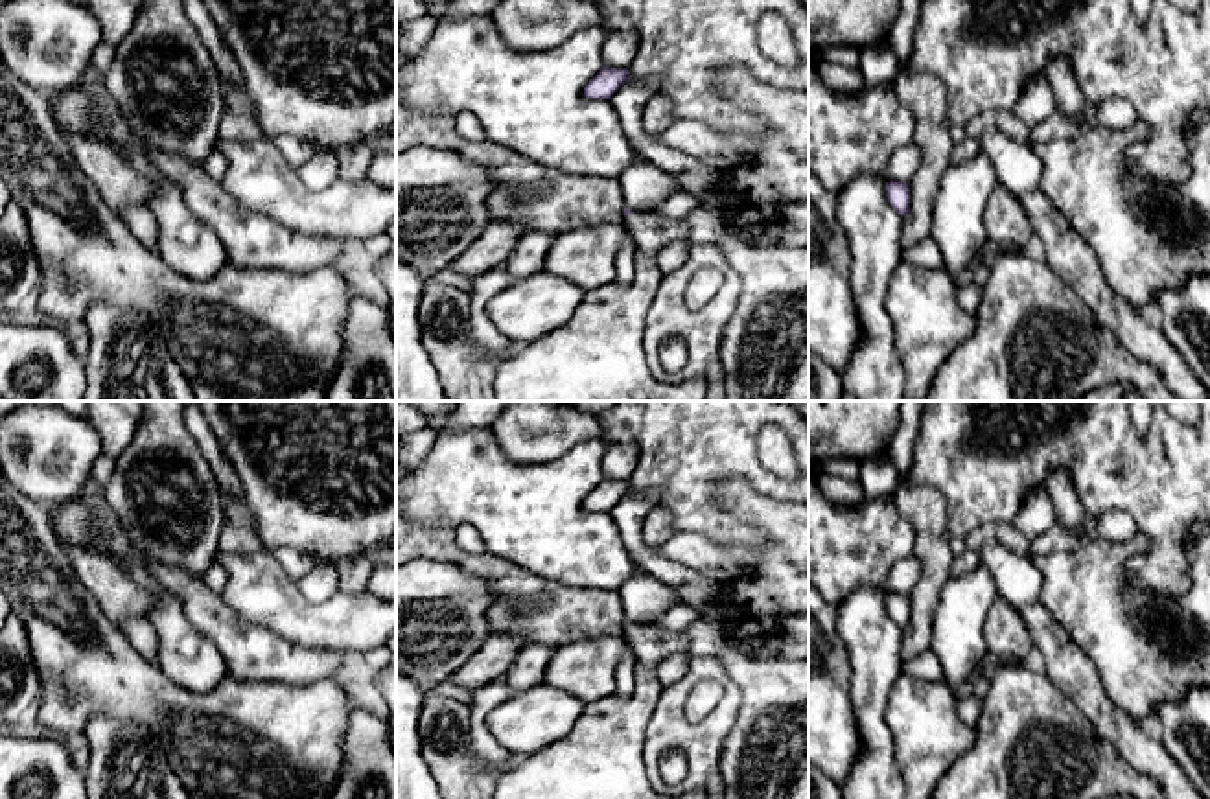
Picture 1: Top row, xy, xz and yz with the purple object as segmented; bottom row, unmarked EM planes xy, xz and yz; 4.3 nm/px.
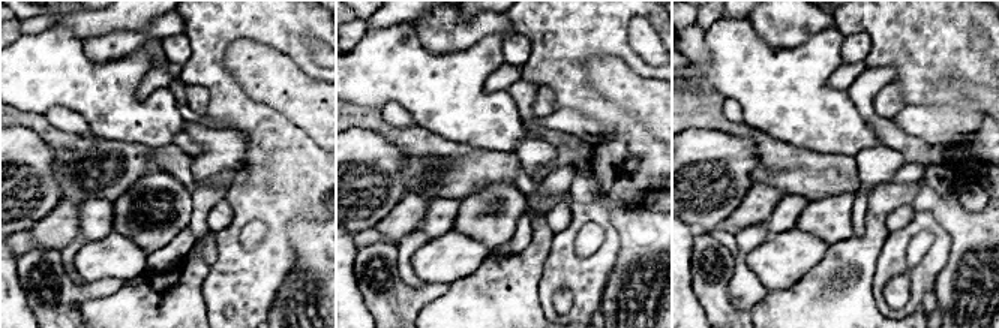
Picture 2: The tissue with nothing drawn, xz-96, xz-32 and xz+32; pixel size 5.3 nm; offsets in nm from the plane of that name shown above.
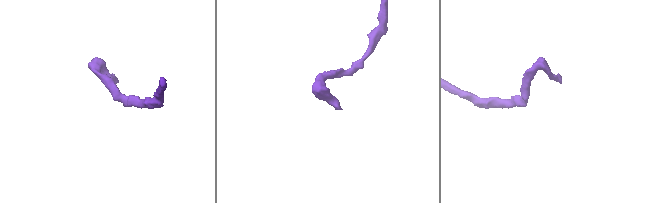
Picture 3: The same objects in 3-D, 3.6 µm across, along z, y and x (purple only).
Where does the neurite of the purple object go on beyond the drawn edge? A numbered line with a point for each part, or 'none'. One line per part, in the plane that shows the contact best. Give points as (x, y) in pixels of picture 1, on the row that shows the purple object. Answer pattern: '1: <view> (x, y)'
1: xz (597, 356)

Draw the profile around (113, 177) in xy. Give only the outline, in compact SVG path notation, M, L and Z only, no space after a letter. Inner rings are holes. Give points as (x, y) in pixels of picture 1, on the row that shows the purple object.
M64 133L77 169L94 184L111 208L147 208L153 186L136 173L111 144L76 133Z

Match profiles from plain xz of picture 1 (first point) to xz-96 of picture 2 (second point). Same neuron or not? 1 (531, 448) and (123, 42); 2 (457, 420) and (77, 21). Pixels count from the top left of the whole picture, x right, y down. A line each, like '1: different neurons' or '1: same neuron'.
1: same neuron
2: different neurons

